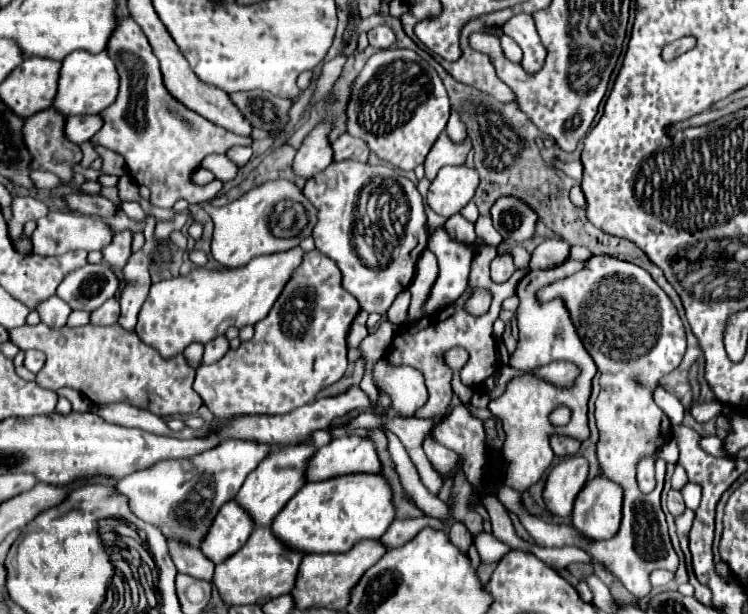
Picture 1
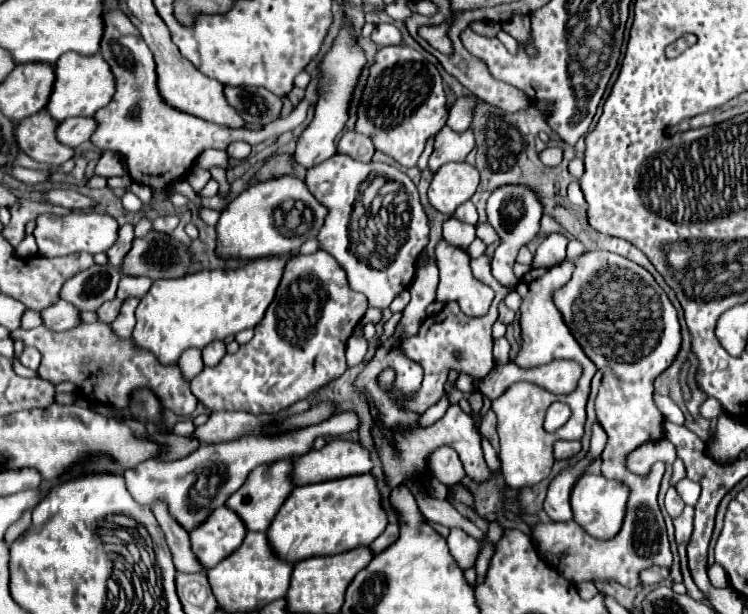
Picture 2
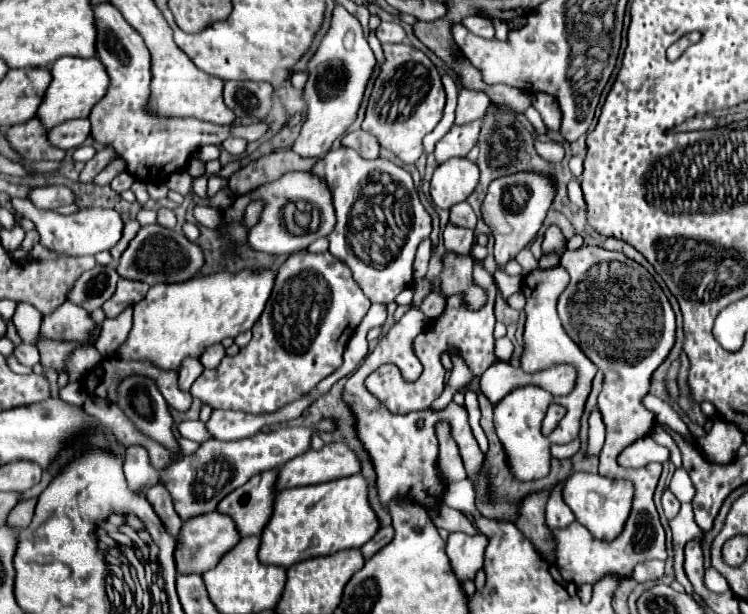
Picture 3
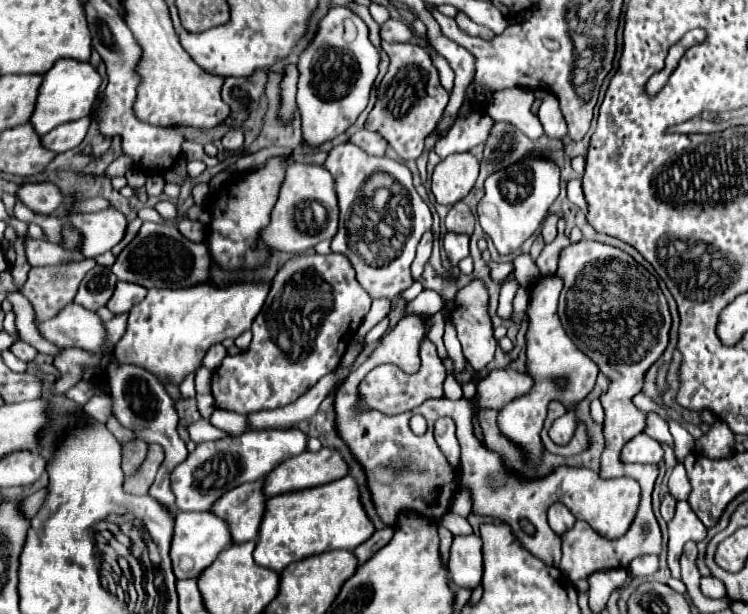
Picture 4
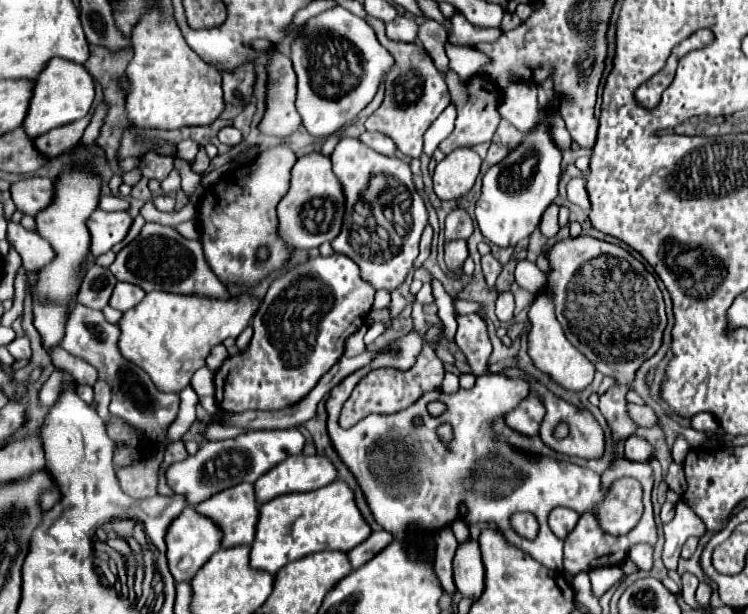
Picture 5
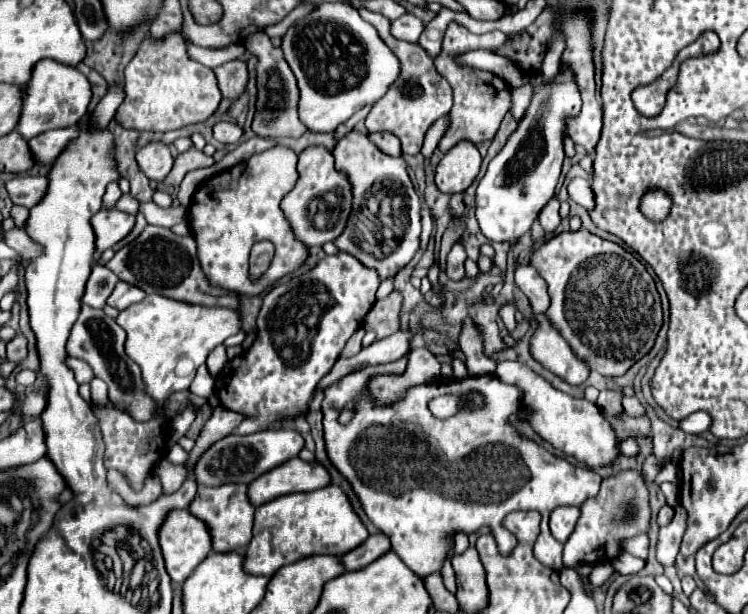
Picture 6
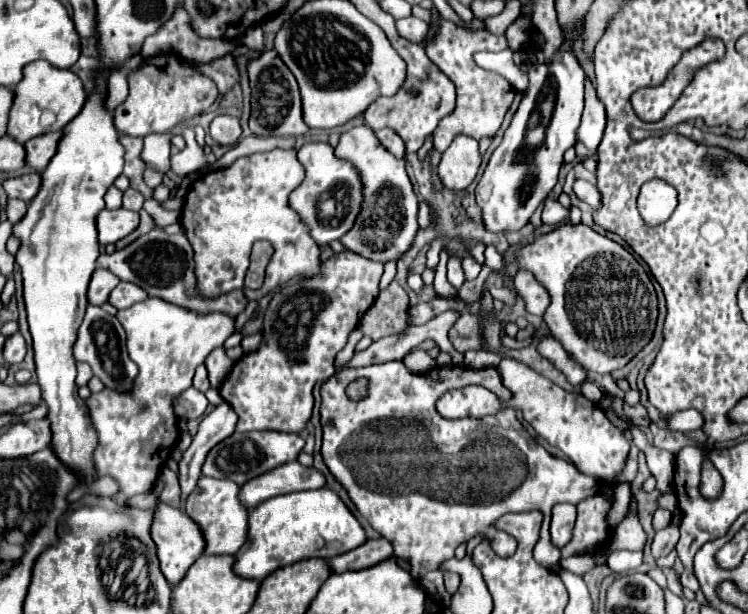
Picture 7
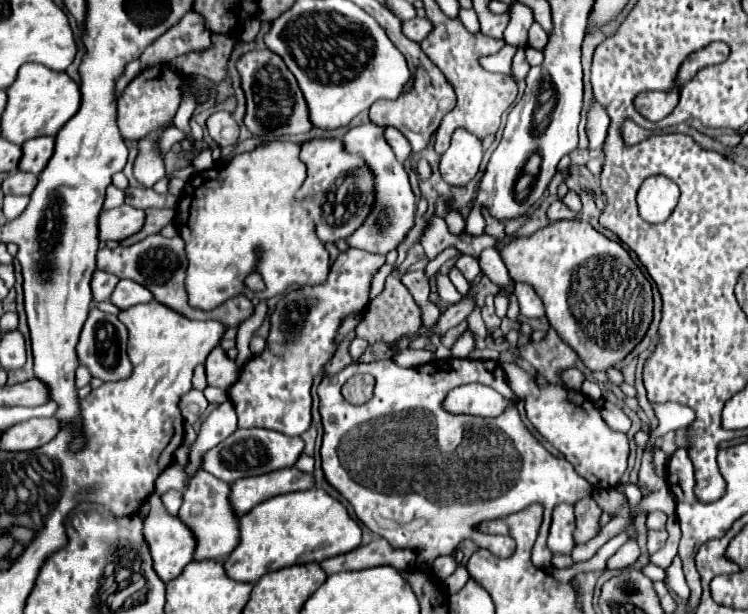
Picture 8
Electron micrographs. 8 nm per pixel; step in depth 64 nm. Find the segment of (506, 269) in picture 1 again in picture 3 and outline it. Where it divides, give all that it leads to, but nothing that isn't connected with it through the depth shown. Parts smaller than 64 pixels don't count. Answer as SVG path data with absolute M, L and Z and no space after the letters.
M520 172L516 176L506 176L500 180L494 180L488 188L488 194L482 202L482 216L490 228L490 234L494 236L494 258L496 258L496 272L494 280L502 286L502 296L508 298L514 292L520 290L520 278L512 278L510 274L502 272L504 264L512 260L522 248L526 248L532 238L538 234L546 212L554 200L554 180L540 174Z

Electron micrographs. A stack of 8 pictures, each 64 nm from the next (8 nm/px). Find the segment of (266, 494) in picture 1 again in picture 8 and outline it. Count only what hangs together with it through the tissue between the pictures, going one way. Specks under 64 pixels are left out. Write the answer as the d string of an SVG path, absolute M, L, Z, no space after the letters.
M204 470L196 472L196 476L190 480L178 516L196 532L196 538L200 540L200 544L196 546L194 560L206 560L206 558L224 560L240 544L238 514L234 512L228 496L230 496L230 484L224 480L216 480L216 476Z

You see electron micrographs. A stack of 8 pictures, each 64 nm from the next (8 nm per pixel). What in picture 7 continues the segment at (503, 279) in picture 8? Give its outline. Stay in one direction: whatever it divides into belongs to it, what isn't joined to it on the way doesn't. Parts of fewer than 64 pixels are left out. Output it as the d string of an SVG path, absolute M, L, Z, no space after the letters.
M486 246L484 256L486 256L486 266L490 266L492 270L500 270L502 268L502 256L496 252L494 246Z

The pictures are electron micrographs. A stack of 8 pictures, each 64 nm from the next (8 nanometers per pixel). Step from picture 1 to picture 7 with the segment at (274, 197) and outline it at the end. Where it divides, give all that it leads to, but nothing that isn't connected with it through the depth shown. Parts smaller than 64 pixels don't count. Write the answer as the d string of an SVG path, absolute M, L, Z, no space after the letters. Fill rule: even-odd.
M326 142L304 144L298 150L298 160L304 166L306 176L302 184L288 196L288 204L308 226L310 236L318 246L338 240L348 232L348 228L352 228L356 212L360 212L360 176L356 176L352 164L348 164L346 160L336 160L334 148ZM318 206L334 206L334 216L320 220Z

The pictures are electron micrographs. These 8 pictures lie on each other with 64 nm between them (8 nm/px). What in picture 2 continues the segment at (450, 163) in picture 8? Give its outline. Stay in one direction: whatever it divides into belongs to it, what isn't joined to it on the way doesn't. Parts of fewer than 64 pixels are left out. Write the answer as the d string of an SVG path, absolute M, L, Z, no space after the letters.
M466 162L444 164L432 178L428 198L432 208L452 216L460 204L470 200L478 188L476 166Z

